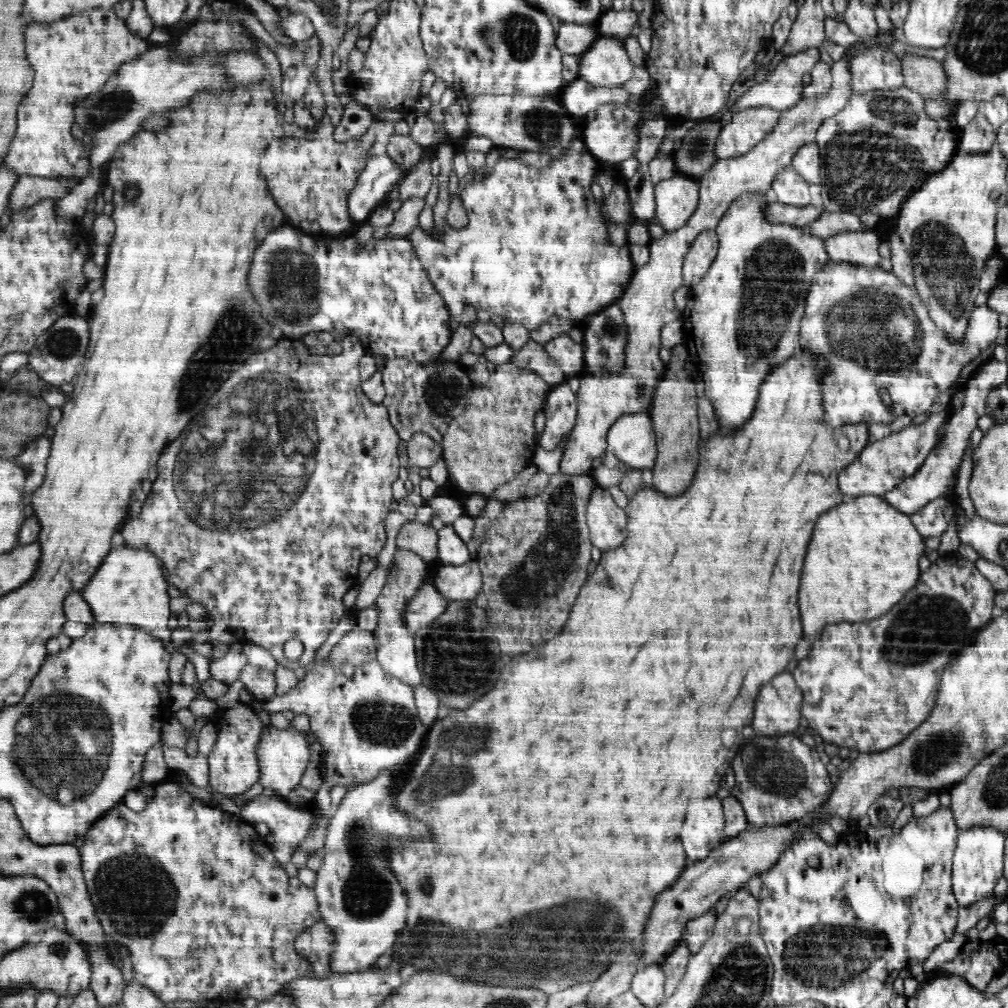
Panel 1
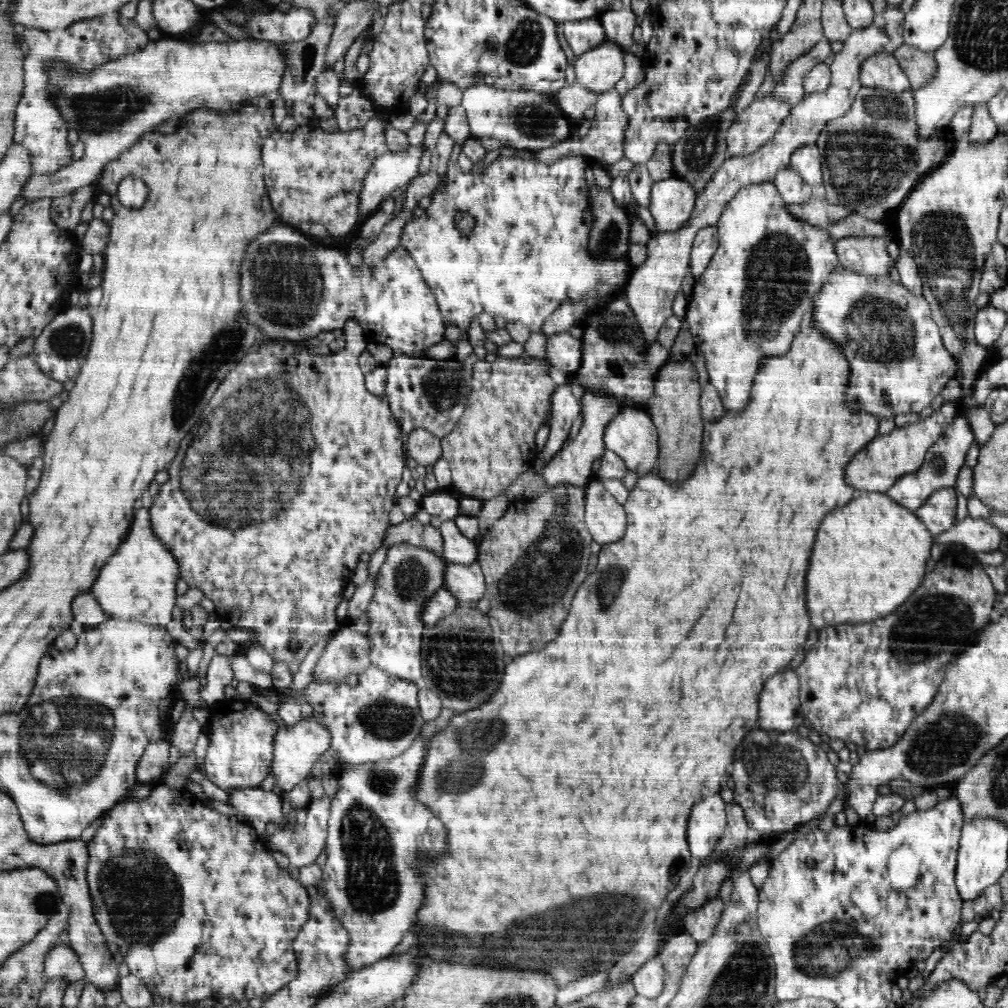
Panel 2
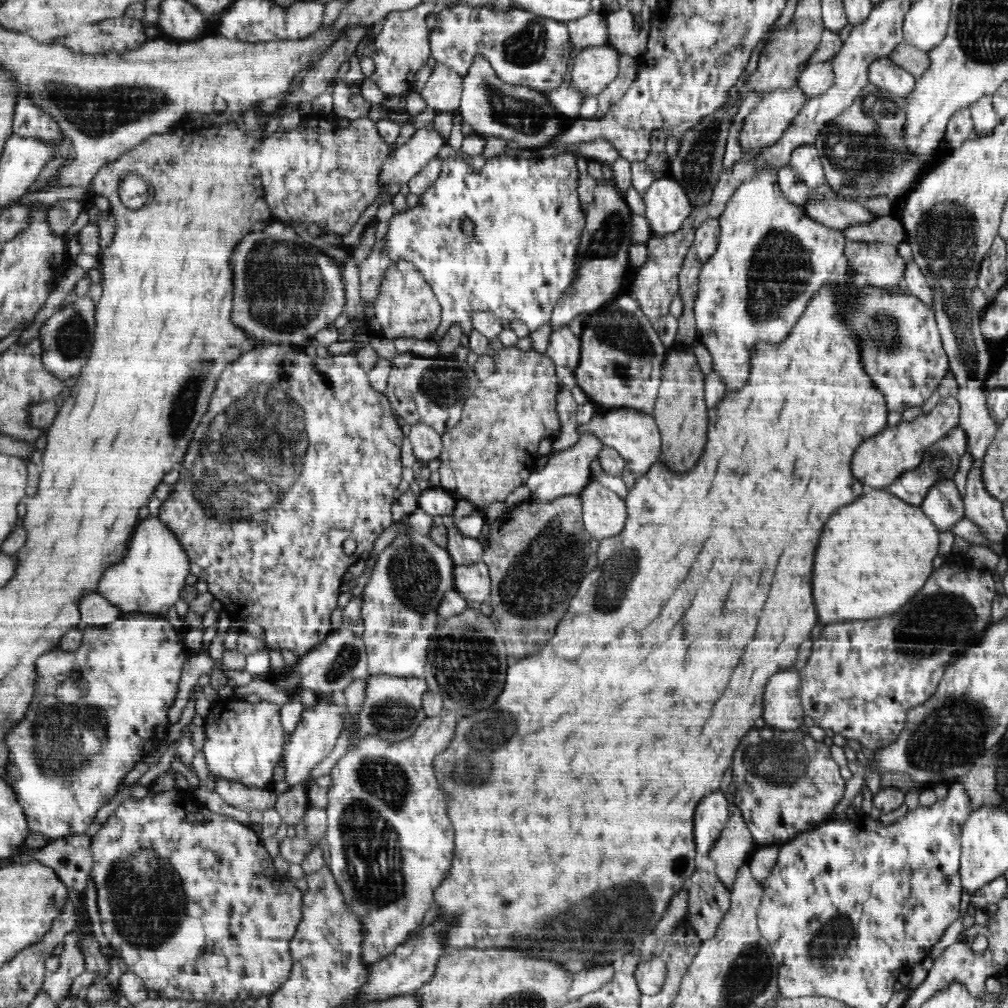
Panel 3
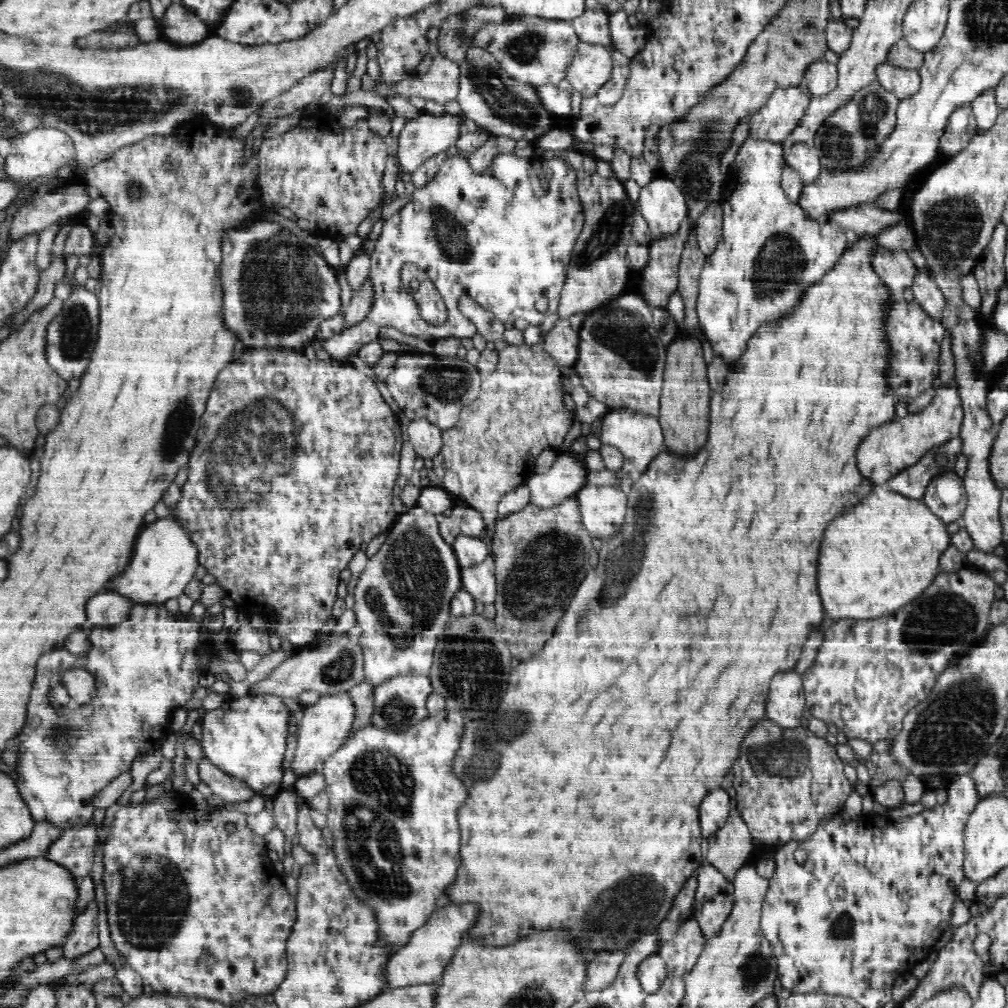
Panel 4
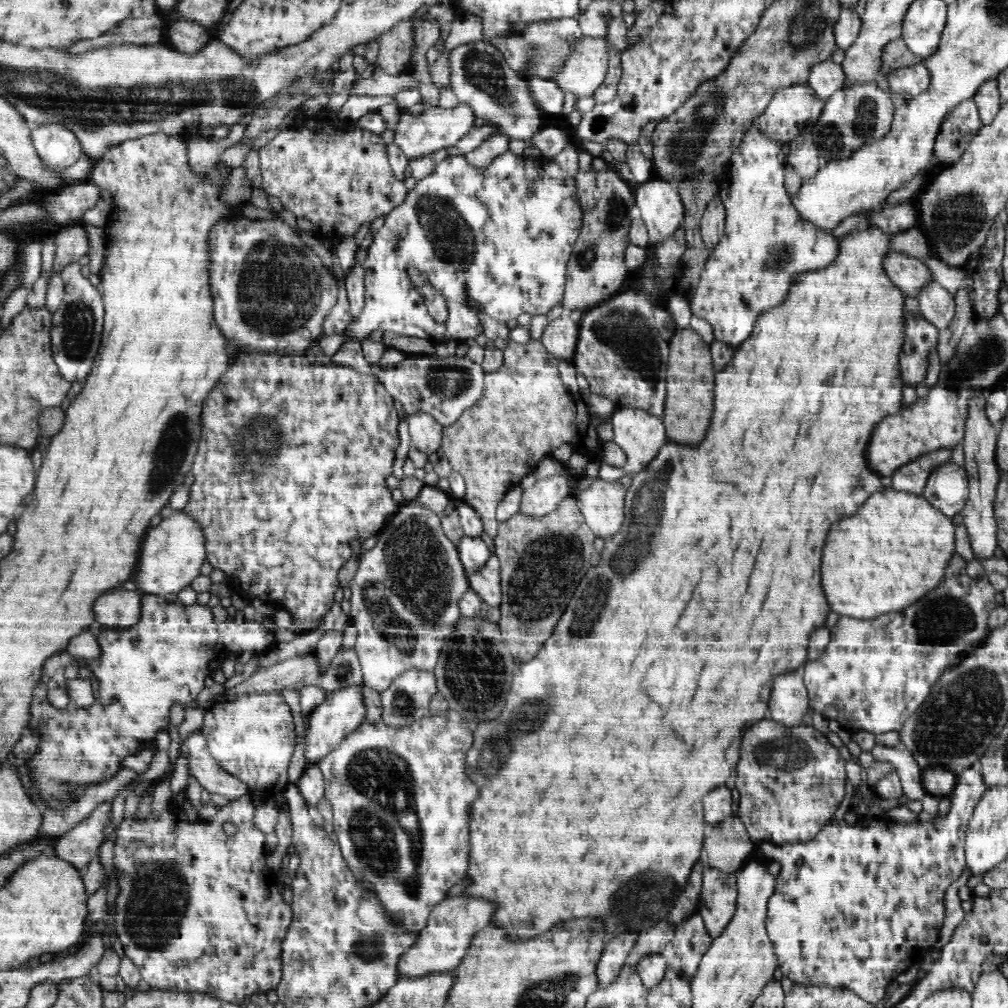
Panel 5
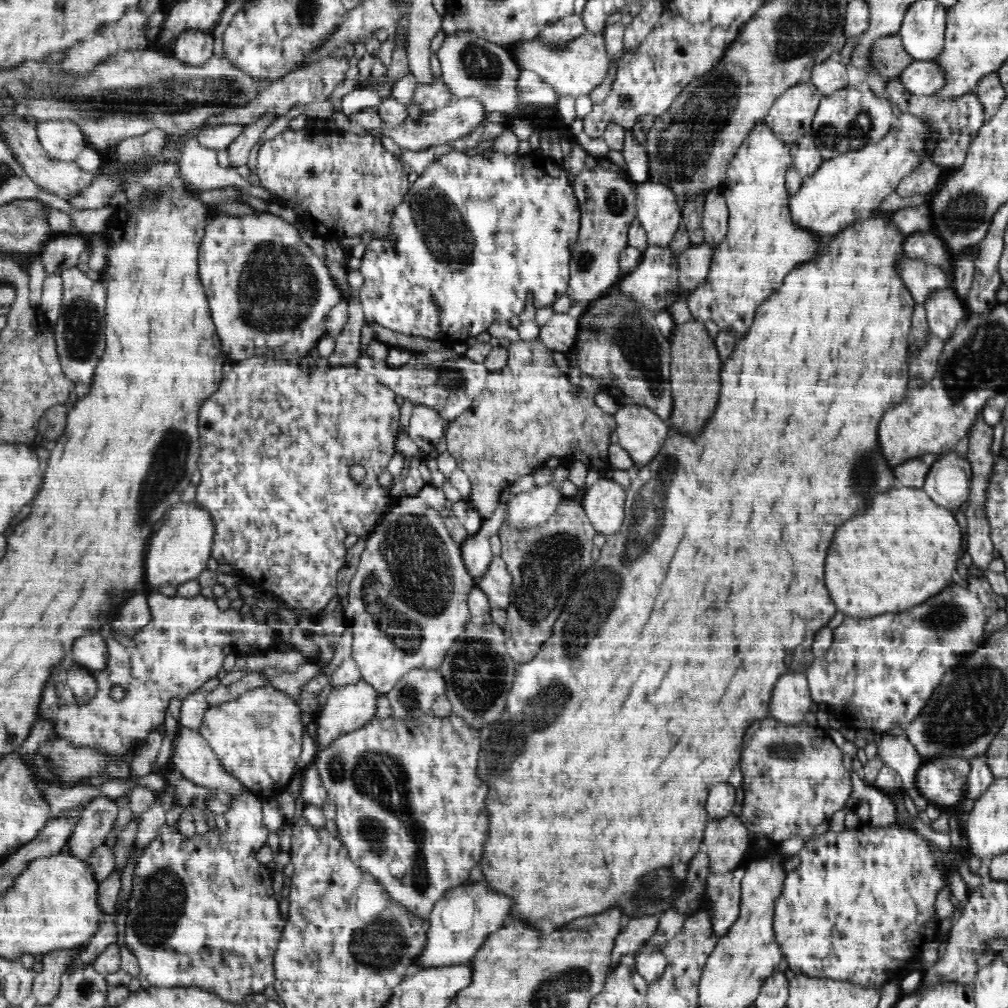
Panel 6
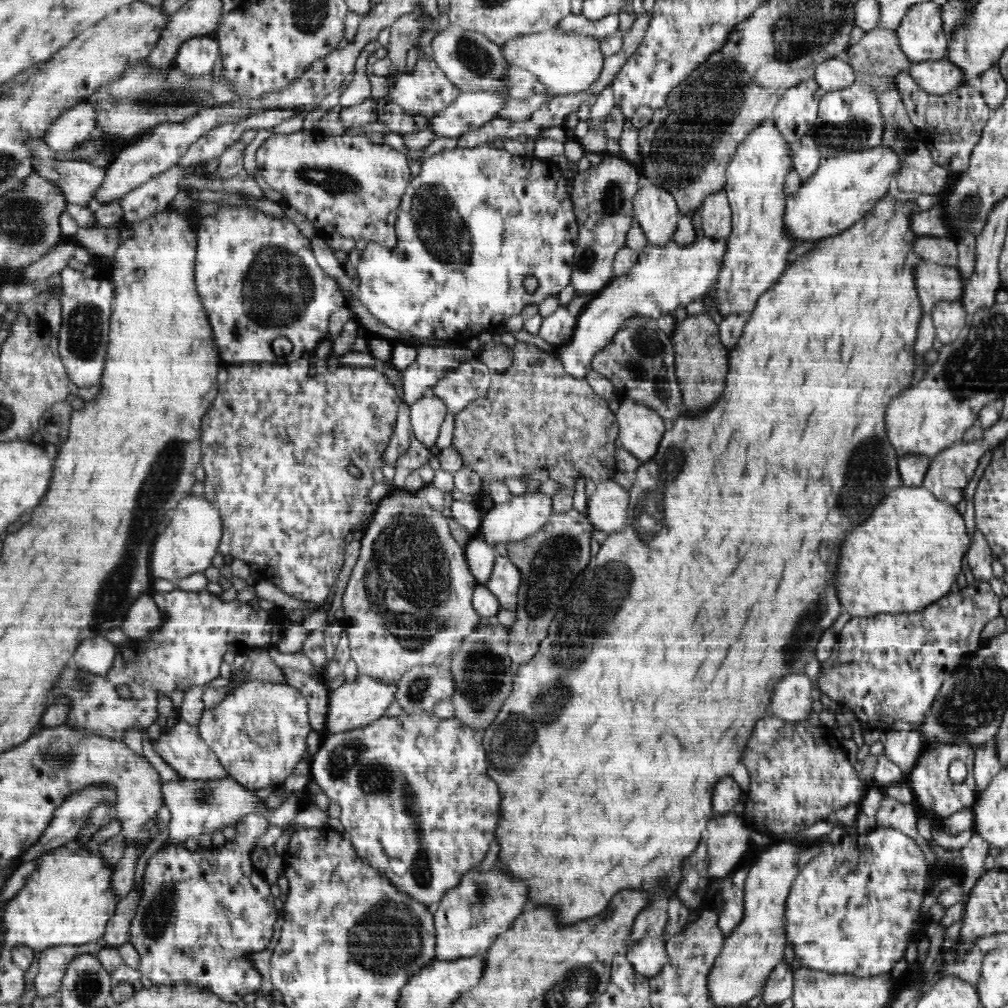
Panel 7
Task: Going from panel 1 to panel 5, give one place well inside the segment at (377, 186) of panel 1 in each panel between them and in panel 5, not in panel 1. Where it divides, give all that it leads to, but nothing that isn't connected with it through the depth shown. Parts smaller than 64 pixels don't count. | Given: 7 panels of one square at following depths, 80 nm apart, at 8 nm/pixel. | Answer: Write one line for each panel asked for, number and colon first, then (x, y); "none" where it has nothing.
2: (395, 169)
3: (407, 160)
4: (424, 136)
5: (436, 128)

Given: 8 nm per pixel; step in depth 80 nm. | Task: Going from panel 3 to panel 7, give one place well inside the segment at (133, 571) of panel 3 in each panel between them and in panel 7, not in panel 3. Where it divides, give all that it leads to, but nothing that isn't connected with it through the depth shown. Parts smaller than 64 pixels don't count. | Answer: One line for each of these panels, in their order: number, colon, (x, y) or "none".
4: (164, 561)
5: (173, 553)
6: (179, 552)
7: (187, 545)

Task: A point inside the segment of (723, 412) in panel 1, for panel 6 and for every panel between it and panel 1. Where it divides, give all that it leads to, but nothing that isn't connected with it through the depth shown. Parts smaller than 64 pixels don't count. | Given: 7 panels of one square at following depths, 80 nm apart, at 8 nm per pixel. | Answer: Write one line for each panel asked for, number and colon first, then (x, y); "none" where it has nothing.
2: (770, 265)
3: (772, 258)
4: (770, 251)
5: (766, 243)
6: (762, 245)

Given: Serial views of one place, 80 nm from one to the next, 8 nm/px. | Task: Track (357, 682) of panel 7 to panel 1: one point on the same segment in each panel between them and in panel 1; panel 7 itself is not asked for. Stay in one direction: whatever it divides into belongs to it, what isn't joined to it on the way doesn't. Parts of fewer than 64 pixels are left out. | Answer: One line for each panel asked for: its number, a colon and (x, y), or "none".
1: (284, 753)
2: (297, 748)
3: (316, 735)
4: (325, 726)
5: (343, 711)
6: (347, 708)

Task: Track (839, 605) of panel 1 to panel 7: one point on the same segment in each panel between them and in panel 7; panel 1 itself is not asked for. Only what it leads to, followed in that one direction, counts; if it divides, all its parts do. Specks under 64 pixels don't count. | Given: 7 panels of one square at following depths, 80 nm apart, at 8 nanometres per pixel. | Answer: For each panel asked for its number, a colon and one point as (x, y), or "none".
2: (866, 562)
3: (873, 556)
4: (873, 562)
5: (895, 549)
6: (906, 550)
7: (907, 556)

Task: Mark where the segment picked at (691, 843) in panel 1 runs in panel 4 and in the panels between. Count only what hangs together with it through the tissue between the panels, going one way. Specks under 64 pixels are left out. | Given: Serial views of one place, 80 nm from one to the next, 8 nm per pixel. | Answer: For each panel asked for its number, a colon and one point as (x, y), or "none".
2: (708, 820)
3: (712, 813)
4: (715, 810)

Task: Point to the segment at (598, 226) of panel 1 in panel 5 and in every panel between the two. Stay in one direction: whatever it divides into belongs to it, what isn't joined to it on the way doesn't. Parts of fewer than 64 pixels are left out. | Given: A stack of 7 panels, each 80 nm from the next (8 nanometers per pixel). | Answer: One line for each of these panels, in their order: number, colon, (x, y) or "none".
2: (526, 255)
3: (519, 262)
4: (505, 236)
5: (502, 235)

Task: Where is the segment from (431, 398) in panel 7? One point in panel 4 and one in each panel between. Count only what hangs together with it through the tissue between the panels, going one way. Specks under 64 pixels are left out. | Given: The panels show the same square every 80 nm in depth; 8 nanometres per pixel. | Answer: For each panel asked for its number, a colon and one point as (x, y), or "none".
4: (426, 438)
5: (426, 432)
6: (426, 428)

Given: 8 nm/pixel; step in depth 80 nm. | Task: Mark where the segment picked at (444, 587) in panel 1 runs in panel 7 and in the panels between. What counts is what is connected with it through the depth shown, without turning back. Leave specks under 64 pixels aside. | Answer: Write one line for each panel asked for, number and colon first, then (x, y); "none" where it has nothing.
2: (467, 583)
3: (472, 581)
4: (479, 581)
5: (487, 583)
6: (497, 583)
7: (504, 583)

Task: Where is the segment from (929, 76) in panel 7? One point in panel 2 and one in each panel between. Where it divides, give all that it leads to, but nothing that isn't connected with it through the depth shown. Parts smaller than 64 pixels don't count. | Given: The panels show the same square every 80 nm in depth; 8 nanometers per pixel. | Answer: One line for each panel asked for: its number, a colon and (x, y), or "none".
2: (881, 70)
3: (886, 75)
4: (902, 83)
5: (906, 82)
6: (923, 78)

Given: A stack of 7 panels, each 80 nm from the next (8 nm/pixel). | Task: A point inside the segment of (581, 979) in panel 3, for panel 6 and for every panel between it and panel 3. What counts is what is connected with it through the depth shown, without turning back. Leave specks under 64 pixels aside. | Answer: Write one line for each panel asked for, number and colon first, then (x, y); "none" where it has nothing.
4: (602, 969)
5: (617, 948)
6: (637, 930)

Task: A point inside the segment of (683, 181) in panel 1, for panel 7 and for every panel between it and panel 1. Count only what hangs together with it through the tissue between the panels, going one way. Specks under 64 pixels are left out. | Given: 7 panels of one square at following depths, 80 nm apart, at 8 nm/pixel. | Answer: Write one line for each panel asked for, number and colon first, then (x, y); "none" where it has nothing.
2: (671, 202)
3: (667, 205)
4: (662, 204)
5: (660, 206)
6: (660, 215)
7: (656, 211)

